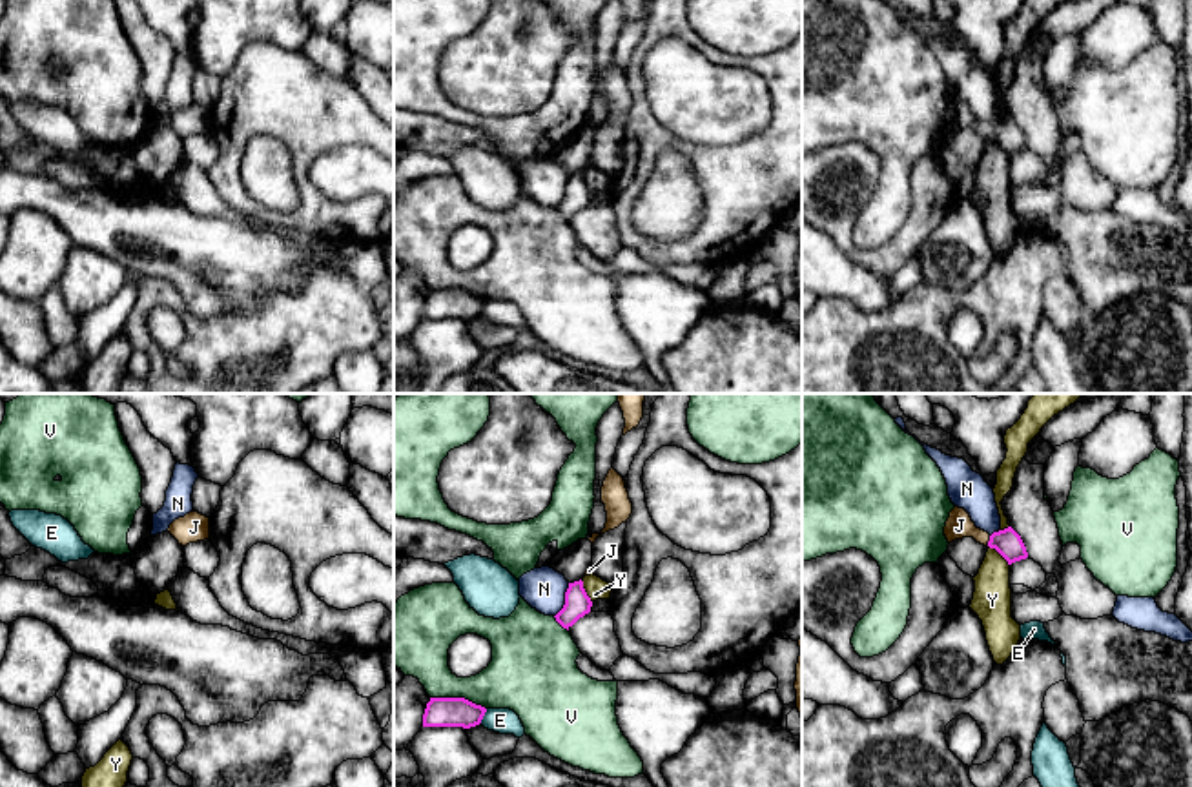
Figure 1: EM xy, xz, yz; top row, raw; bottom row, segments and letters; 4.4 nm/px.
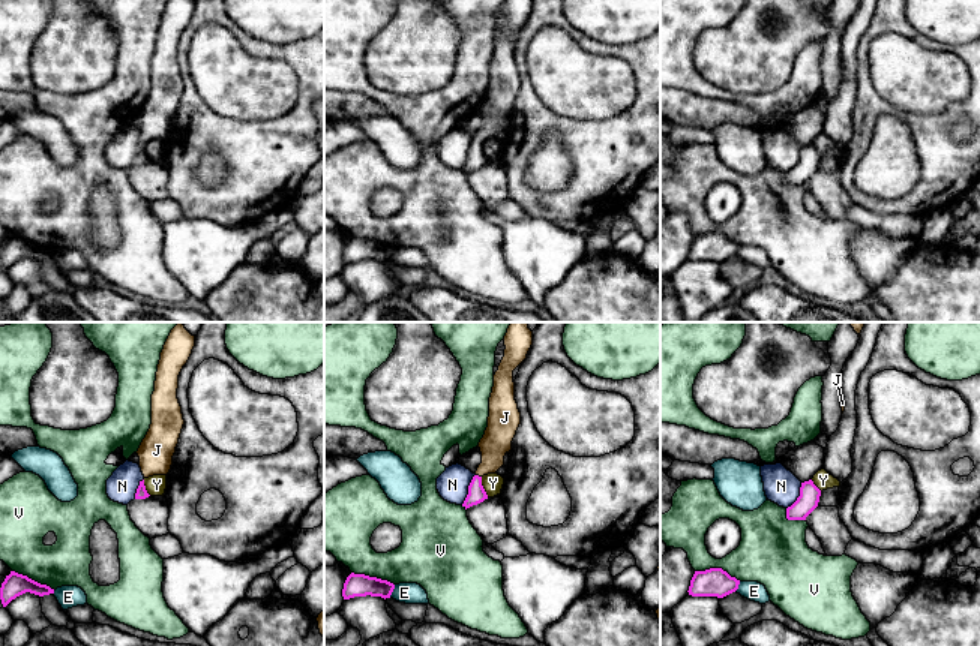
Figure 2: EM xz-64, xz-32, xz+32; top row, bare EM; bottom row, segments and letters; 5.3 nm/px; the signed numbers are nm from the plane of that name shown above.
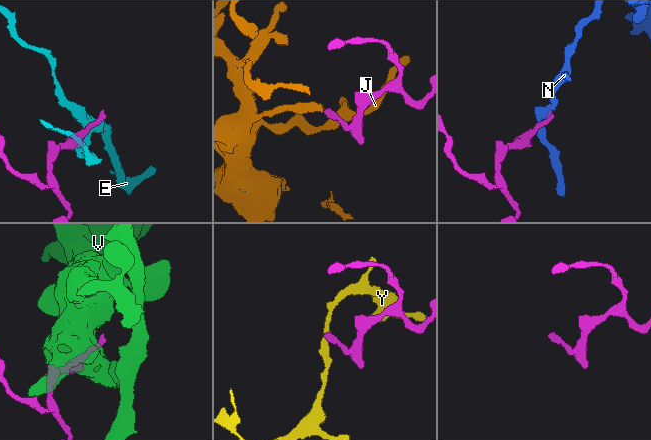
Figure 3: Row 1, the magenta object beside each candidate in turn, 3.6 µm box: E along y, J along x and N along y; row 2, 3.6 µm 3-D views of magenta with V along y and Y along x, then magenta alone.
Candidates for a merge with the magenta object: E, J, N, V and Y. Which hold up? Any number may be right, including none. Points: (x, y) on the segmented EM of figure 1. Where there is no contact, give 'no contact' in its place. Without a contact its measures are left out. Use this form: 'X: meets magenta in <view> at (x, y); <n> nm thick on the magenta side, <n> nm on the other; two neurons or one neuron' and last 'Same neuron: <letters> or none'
E: meets magenta in xz at (483, 715); 130 nm thick on the magenta side, 110 nm on the other; two neurons
J: meets magenta in yz at (988, 541); 120 nm thick on the magenta side, 120 nm on the other; one neuron
N: meets magenta in xz at (565, 600); 110 nm thick on the magenta side, 190 nm on the other; two neurons
V: meets magenta in xz at (458, 698); 130 nm thick on the magenta side, 240 nm on the other; two neurons
Y: meets magenta in yz at (999, 552); 120 nm thick on the magenta side, 180 nm on the other; two neurons
Same neuron: J

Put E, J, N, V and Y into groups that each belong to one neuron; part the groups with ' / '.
E / J / N / V / Y

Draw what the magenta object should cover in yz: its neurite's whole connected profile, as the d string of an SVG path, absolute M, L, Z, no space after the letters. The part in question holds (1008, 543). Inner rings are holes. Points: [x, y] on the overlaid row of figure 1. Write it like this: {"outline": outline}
{"outline": "M959 506L950 512L944 536L948 543L962 537L973 537L977 543L995 548L1008 561L1008 565L1028 557L1021 536L1012 526L990 536L988 532L977 528L970 514Z"}

